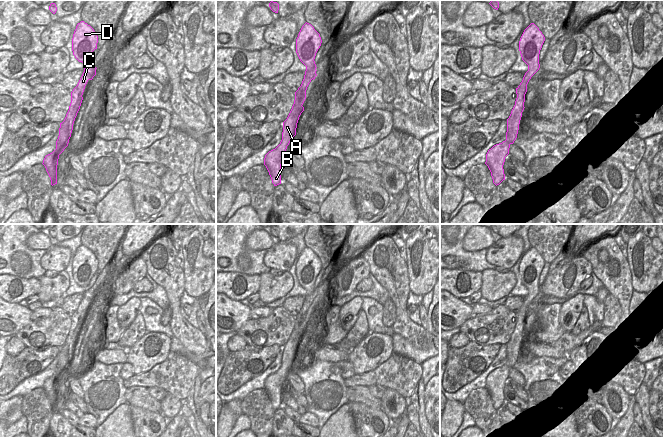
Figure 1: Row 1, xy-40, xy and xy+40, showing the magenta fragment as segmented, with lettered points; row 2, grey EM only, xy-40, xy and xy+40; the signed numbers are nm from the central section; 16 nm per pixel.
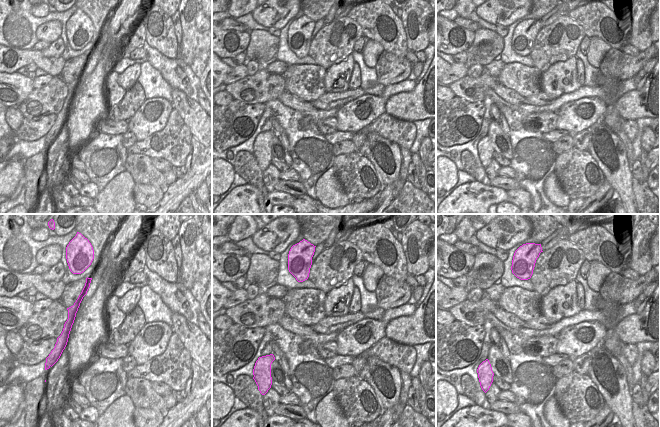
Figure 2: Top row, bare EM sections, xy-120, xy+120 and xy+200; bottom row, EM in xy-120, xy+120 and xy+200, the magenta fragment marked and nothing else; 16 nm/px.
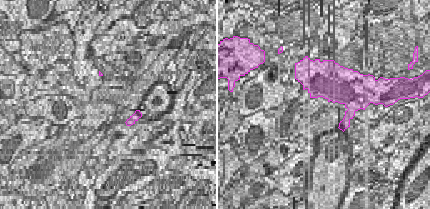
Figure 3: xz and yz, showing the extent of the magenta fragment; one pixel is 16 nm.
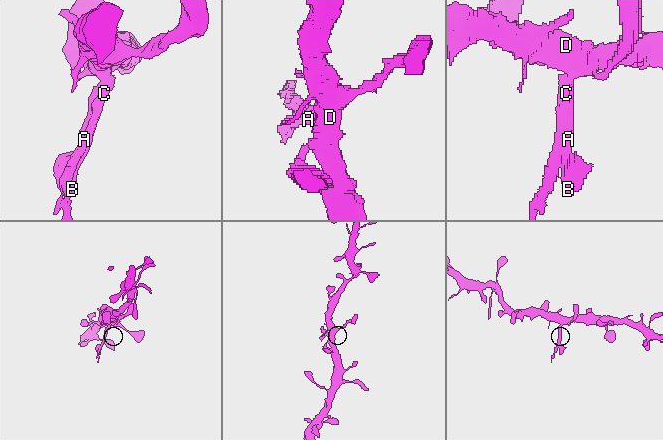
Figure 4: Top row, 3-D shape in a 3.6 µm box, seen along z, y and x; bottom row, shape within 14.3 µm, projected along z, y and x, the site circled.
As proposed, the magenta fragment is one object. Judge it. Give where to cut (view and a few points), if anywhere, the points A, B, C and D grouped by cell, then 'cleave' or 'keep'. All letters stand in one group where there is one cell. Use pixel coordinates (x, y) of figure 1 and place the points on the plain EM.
cut in xy along (305, 295), (310, 295), (314, 301); A B C / D; cleave

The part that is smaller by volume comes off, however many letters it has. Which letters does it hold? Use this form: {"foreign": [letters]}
{"foreign": ["A", "B", "C"]}

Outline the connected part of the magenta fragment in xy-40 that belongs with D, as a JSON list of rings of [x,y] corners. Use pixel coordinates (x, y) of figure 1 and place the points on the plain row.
[[[81,245],[77,248],[72,262],[72,275],[75,282],[82,287],[86,287],[83,297],[88,297],[90,303],[96,299],[96,291],[94,288],[89,288],[91,278],[97,273],[98,260],[94,253]]]

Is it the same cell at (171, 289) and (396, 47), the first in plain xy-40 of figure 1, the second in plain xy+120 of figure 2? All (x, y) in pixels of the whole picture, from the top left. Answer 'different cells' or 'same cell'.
same cell

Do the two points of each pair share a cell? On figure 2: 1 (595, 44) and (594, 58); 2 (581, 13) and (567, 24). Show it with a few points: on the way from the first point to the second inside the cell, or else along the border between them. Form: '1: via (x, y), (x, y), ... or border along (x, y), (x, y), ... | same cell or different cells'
1: via (595, 47), (595, 55) | same cell
2: border along (567, 15), (582, 27), (585, 34) | different cells

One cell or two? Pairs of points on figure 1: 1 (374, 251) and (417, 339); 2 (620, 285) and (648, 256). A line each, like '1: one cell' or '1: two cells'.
1: one cell
2: two cells

